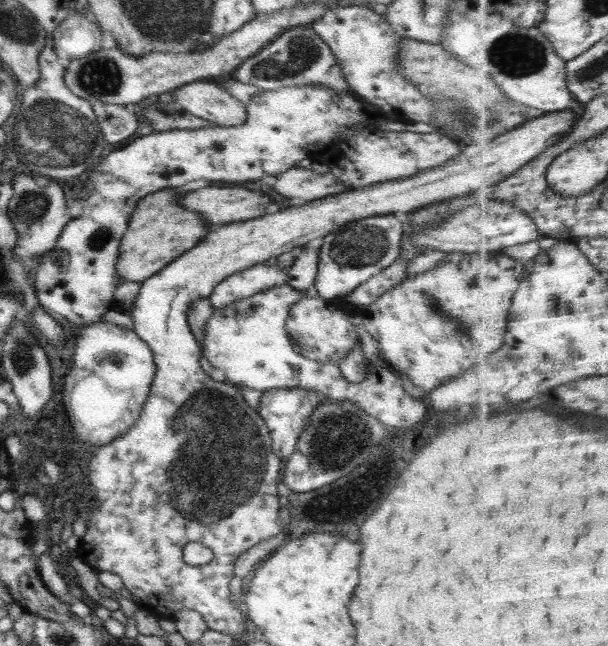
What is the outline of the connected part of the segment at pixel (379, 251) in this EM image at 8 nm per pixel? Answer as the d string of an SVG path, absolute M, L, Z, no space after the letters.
M380 214L347 222L330 232L318 249L315 288L328 300L346 298L348 293L390 266L401 250L402 222L394 214Z

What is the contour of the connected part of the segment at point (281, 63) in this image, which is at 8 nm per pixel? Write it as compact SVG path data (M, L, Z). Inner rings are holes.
M306 25L282 29L277 37L262 46L254 56L242 61L232 72L232 78L223 84L234 95L234 98L244 103L244 106L248 106L248 101L252 99L252 96L262 90L302 85L320 85L338 93L359 96L354 90L350 90L348 82L344 80L340 66L328 44L310 26Z

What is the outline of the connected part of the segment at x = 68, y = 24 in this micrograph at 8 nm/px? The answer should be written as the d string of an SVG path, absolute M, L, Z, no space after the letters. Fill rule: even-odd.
M72 12L53 32L54 52L69 62L102 49L102 30L86 15Z

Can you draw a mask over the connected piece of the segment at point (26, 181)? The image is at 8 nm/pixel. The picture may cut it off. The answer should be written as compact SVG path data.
M20 170L14 171L13 194L8 204L8 217L12 219L13 226L19 235L16 242L16 255L22 262L29 262L35 254L46 254L55 247L64 226L72 218L66 208L66 194L62 186L54 180L44 178L44 175L26 173Z

